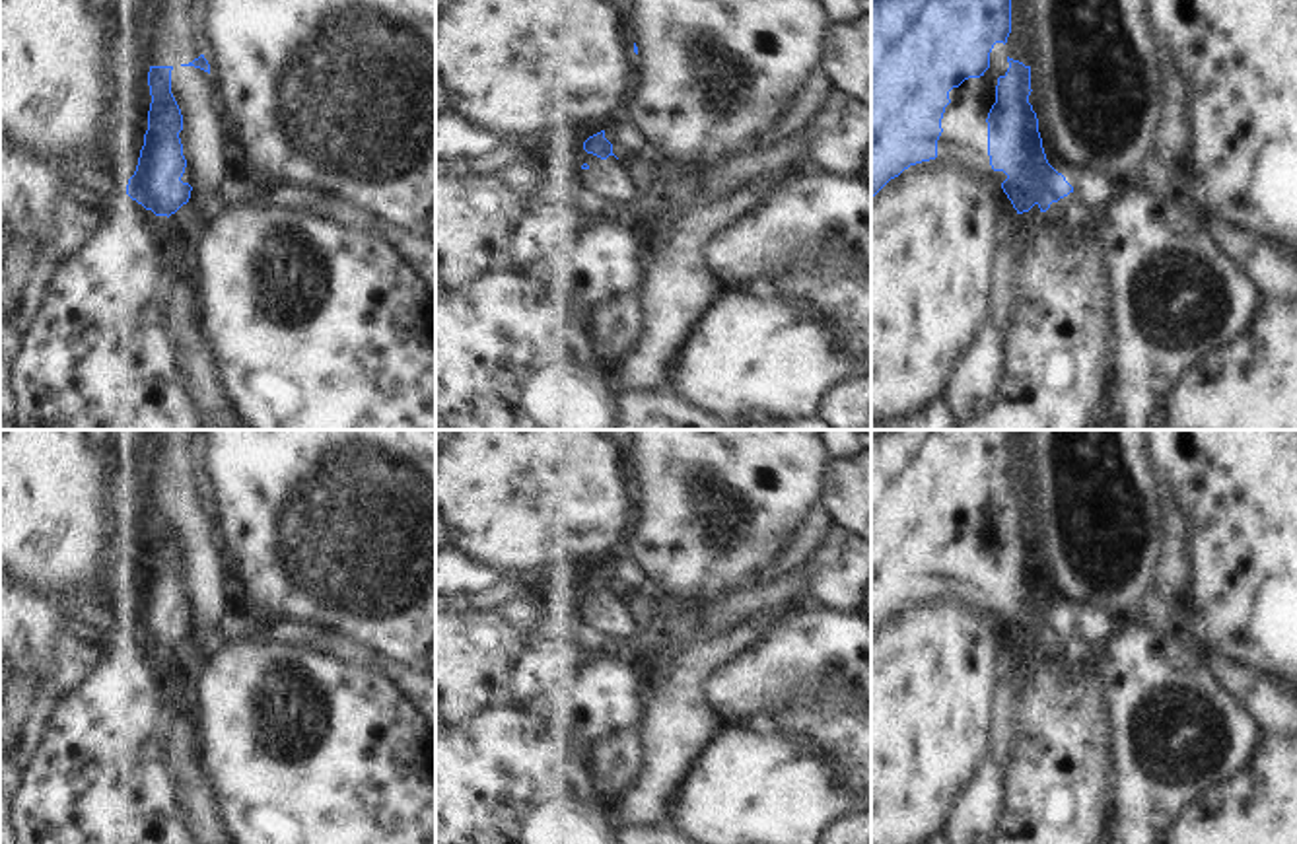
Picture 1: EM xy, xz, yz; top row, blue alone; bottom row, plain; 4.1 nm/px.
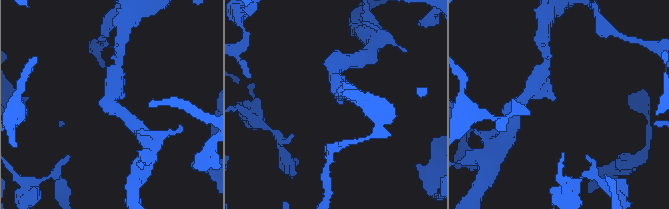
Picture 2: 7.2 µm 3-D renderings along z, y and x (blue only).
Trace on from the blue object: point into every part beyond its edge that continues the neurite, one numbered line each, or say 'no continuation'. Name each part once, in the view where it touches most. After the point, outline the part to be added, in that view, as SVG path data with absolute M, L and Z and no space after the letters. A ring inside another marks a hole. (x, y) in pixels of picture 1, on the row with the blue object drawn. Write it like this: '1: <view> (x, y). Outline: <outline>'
1: yz (1066, 203). Outline: M1069 193L1068 196L1060 198L1058 202L1052 202L1050 208L1046 212L1042 212L1038 208L1038 204L1034 204L1029 214L1038 216L1038 218L1056 218L1064 212L1068 212L1077 200L1075 193Z

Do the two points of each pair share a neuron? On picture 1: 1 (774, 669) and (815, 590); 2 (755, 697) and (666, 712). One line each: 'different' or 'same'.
1: different
2: different

